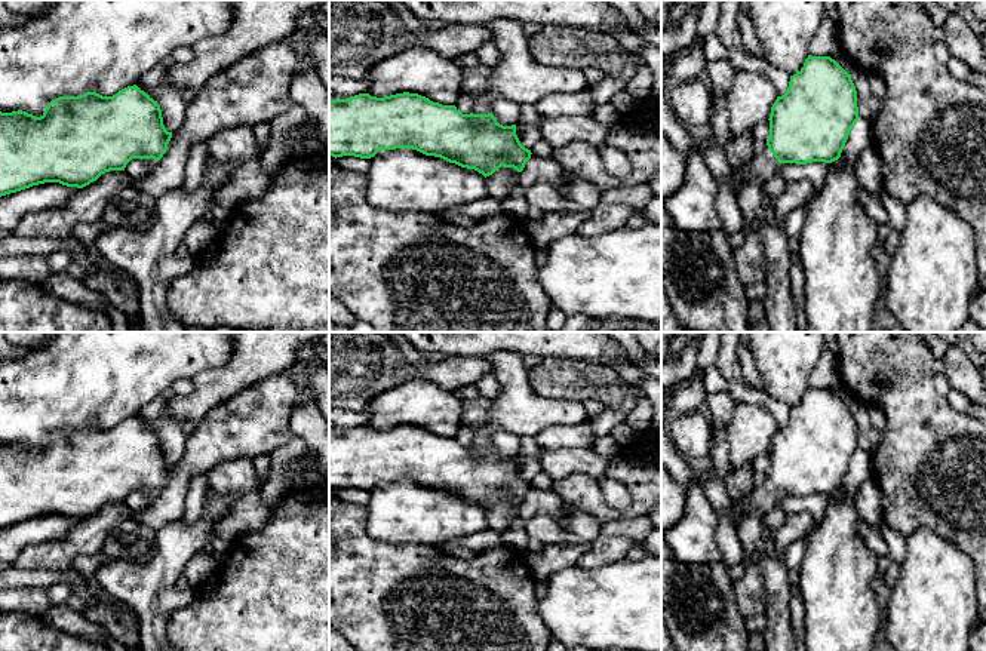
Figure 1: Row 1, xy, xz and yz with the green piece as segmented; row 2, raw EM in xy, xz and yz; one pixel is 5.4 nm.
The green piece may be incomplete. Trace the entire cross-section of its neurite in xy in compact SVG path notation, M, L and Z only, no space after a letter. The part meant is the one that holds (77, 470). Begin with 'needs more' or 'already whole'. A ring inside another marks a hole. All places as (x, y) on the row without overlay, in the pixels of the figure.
needs more; M136 417L113 429L59 429L40 449L22 442L0 443L0 529L44 515L83 521L105 504L125 503L132 491L144 492L153 506L171 470L160 437Z

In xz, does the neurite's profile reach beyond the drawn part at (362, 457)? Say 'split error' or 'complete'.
split error

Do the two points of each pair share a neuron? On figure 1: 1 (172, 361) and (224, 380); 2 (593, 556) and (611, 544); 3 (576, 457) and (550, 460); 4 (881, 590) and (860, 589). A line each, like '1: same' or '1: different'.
1: different
2: same
3: same
4: different

